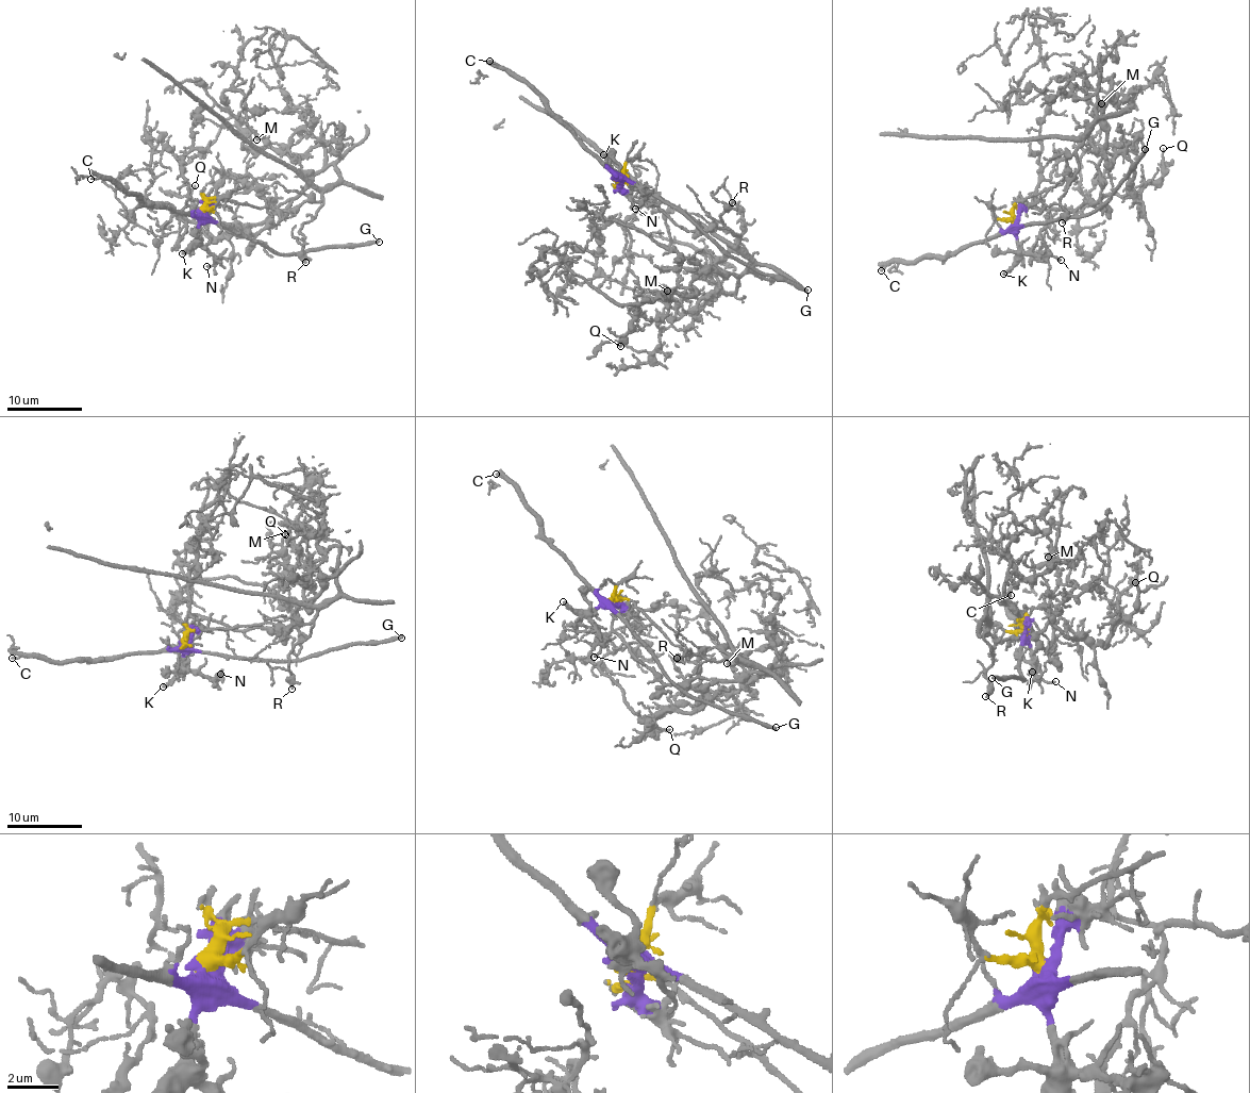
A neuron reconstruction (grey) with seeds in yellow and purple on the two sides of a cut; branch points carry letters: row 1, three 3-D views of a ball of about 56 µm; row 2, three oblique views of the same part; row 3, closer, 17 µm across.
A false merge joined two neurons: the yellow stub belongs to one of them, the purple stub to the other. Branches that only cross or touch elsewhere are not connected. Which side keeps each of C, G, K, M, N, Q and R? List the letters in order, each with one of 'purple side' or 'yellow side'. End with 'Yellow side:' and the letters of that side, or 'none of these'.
C: purple side
G: purple side
K: purple side
M: yellow side
N: purple side
Q: yellow side
R: yellow side
Yellow side: M, Q, R

